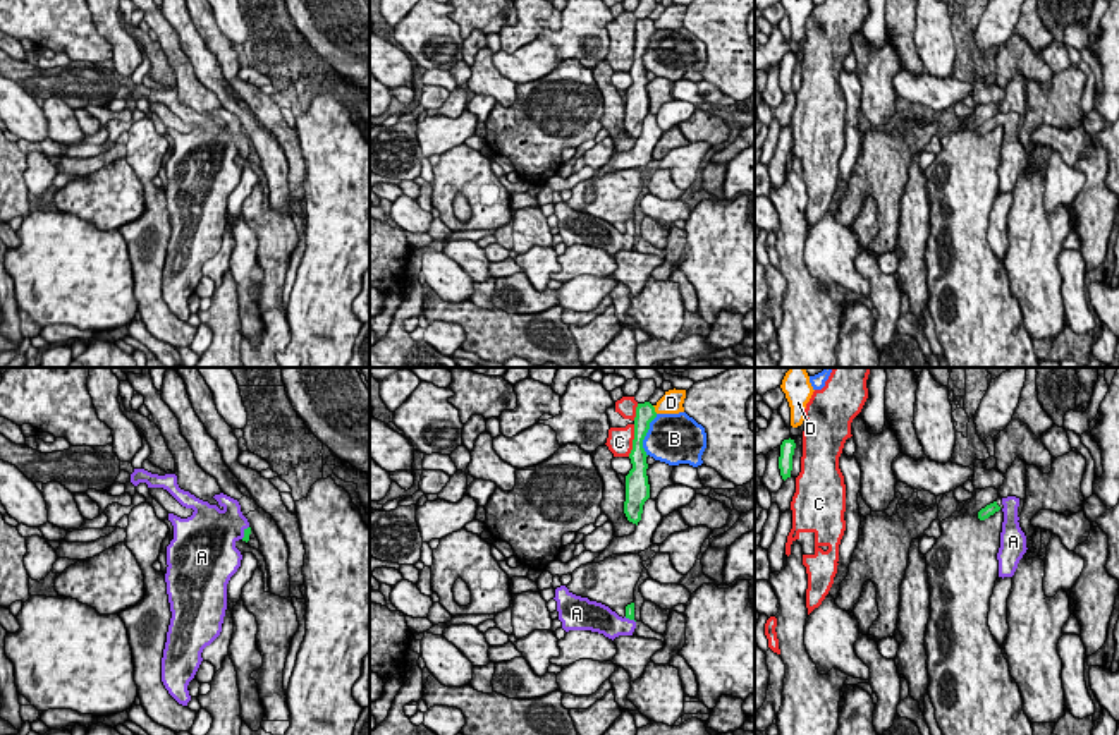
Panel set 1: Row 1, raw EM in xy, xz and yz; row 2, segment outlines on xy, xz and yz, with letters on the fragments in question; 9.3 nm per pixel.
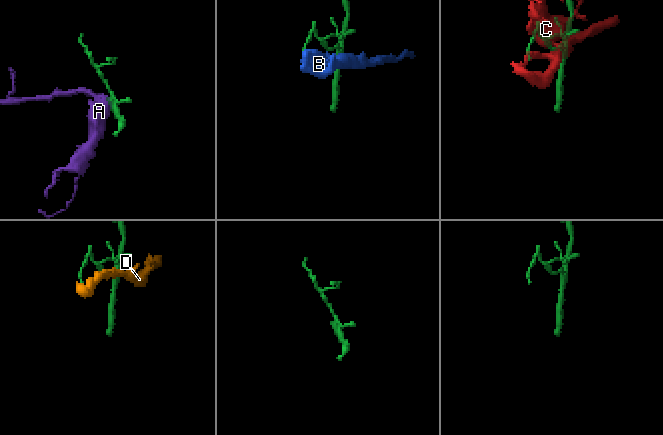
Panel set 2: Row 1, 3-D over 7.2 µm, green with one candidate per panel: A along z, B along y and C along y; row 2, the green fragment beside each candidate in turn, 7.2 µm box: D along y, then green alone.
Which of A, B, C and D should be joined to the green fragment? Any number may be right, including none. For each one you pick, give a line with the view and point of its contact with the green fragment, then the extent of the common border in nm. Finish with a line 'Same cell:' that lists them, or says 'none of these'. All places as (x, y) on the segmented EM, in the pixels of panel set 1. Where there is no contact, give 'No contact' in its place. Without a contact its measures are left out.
A: Touches green at xy (244, 533). Shared border 140 nm
Same cell: A

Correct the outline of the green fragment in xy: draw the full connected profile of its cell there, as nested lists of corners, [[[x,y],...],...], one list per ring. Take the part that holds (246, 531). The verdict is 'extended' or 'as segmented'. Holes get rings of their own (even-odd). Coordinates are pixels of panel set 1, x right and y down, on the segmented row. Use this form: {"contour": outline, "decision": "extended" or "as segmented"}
{"contour": [[[134,469],[131,483],[167,489],[193,515],[168,513],[174,539],[167,546],[167,594],[170,625],[162,658],[162,682],[182,706],[191,701],[187,685],[194,678],[201,653],[222,632],[227,610],[227,584],[241,567],[239,539],[249,541],[251,527],[237,500],[220,493],[210,505],[184,491],[175,474],[151,474]]], "decision": "extended"}

